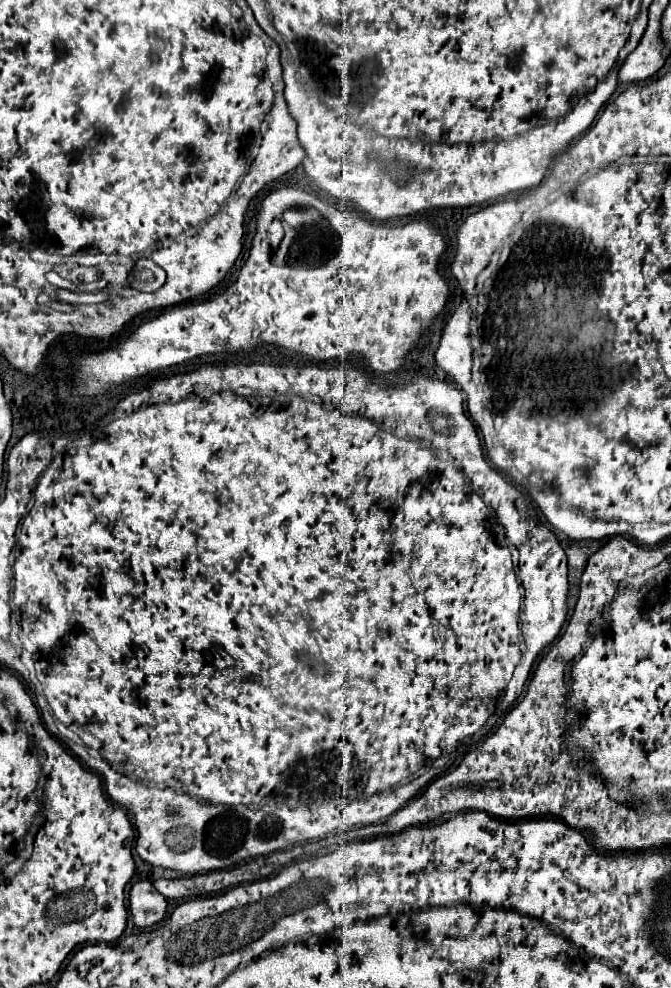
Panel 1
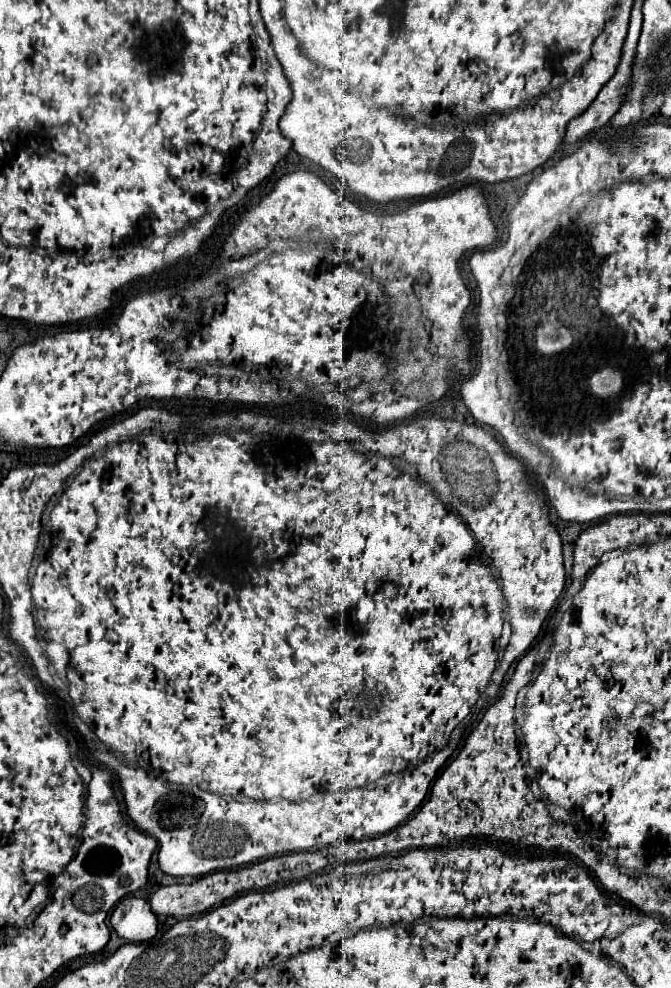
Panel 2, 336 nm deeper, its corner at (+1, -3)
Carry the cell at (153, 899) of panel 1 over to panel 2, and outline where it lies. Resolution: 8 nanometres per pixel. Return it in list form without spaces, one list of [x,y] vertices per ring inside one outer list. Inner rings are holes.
[[[126,896],[112,912],[112,928],[120,938],[132,944],[148,942],[158,932],[158,918],[154,916],[148,900]]]

